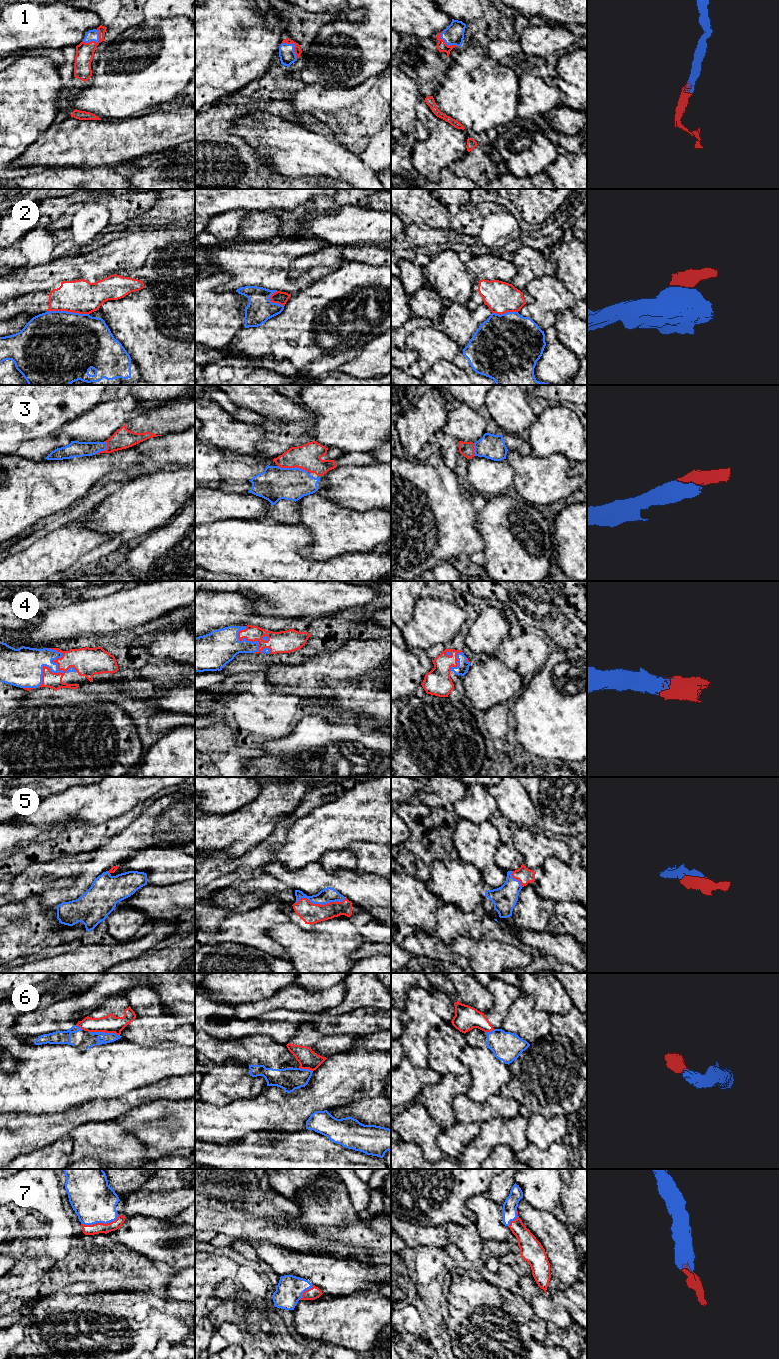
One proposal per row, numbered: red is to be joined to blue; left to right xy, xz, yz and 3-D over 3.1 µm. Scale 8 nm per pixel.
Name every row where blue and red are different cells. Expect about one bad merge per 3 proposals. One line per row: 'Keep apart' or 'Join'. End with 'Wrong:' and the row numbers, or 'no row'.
1: Join
2: Keep apart
3: Join
4: Join
5: Join
6: Keep apart
7: Join
Wrong: 2, 6

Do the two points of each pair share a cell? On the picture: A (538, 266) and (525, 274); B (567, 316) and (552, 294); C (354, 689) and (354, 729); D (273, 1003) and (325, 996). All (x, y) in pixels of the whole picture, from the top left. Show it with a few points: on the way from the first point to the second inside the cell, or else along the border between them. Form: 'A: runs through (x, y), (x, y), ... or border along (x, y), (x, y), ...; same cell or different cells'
A: runs through (535, 266), (532, 266), (527, 271); same cell
B: border along (576, 314), (563, 310), (554, 326); different cells
C: border along (333, 715), (353, 715), (371, 721), (375, 725); different cells
D: runs through (286, 1000), (312, 1000); same cell

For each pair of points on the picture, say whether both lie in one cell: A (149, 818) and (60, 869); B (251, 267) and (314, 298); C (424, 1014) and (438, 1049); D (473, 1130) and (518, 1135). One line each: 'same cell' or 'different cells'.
A: same cell
B: different cells
C: different cells
D: different cells

